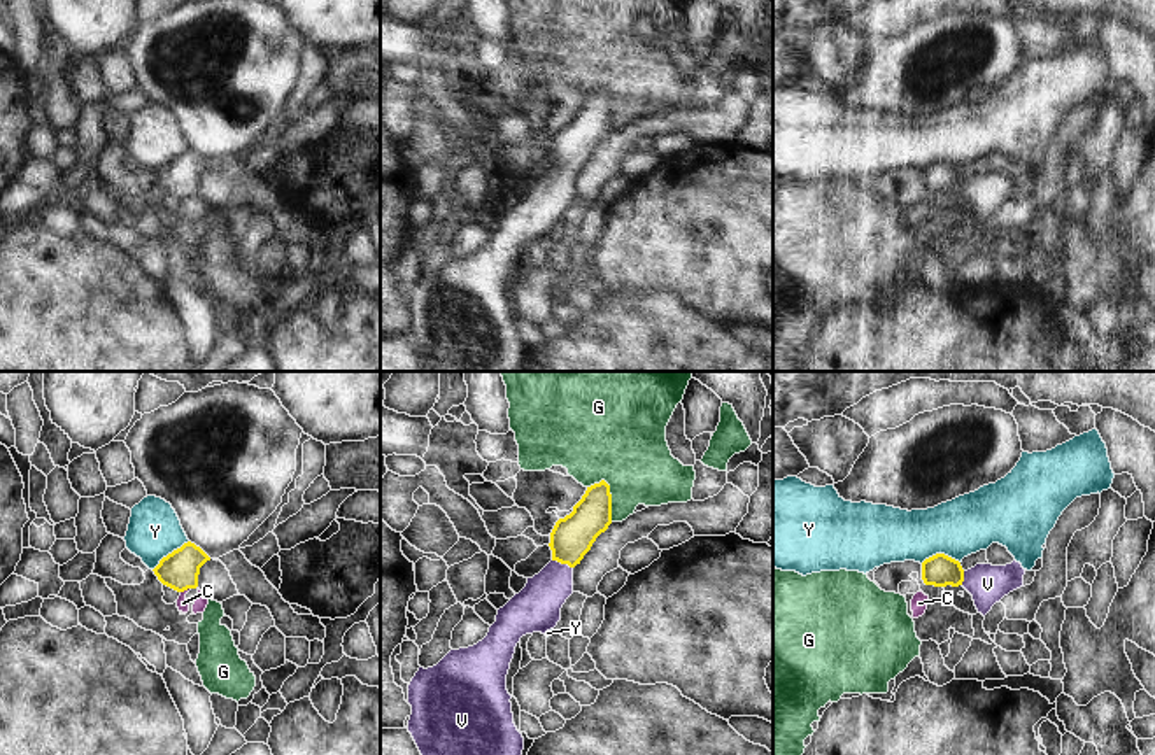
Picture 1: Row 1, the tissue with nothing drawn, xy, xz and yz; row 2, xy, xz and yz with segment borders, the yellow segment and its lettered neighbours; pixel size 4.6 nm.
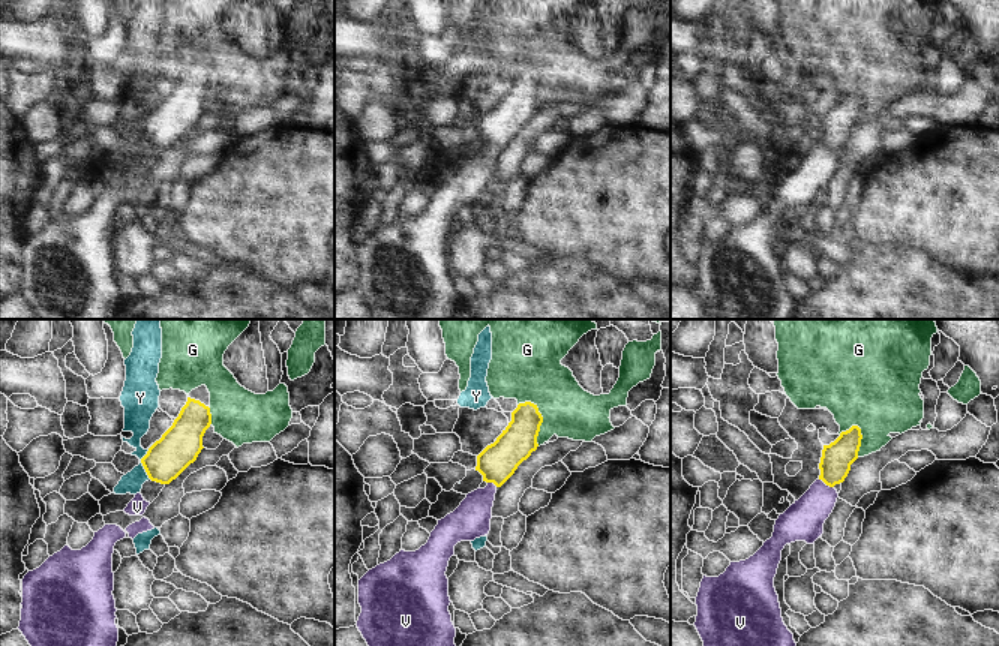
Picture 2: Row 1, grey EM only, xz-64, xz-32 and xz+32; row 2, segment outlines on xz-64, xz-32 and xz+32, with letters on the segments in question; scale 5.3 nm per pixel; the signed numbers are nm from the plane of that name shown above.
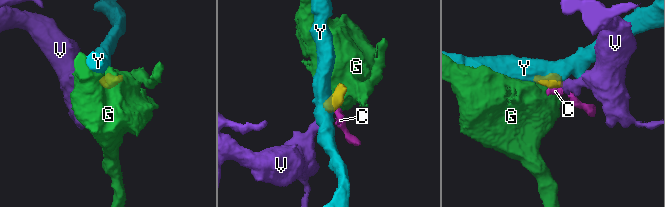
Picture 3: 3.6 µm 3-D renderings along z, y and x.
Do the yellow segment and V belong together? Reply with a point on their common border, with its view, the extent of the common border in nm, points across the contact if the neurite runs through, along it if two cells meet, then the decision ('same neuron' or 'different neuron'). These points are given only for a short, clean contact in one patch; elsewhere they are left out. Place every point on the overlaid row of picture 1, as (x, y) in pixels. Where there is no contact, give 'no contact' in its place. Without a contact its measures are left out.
xz (563, 563) | 100 nm | across xz (572, 536), (563, 563), (554, 584), (537, 608) | same neuron

